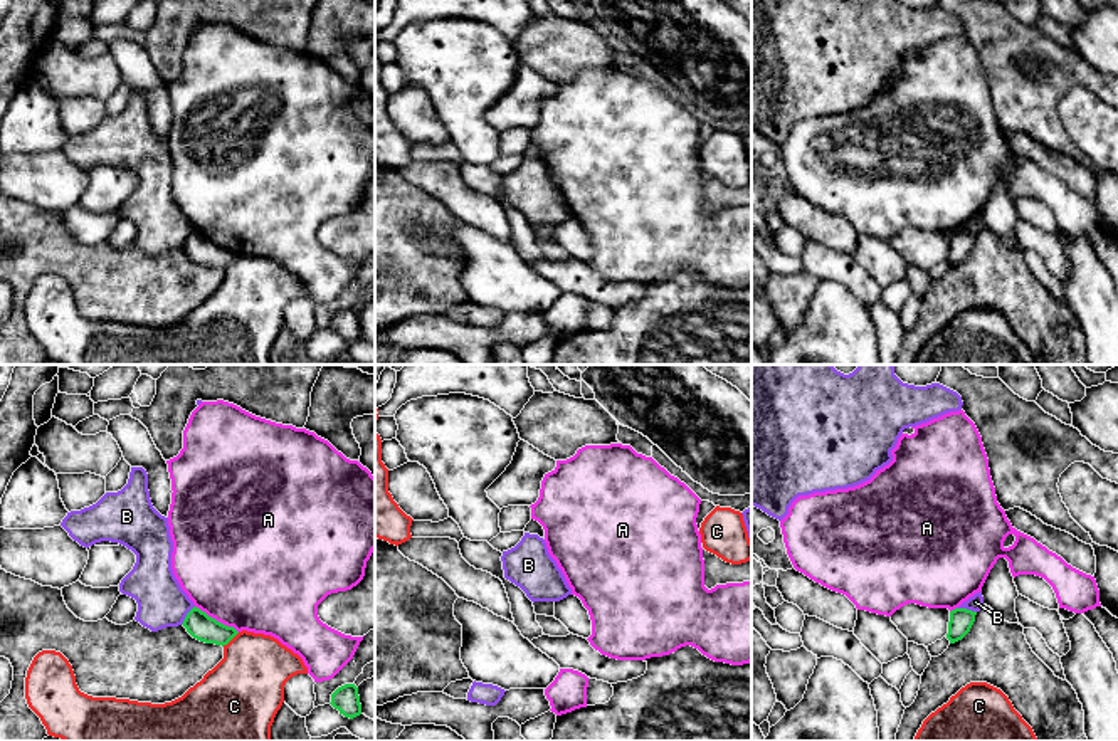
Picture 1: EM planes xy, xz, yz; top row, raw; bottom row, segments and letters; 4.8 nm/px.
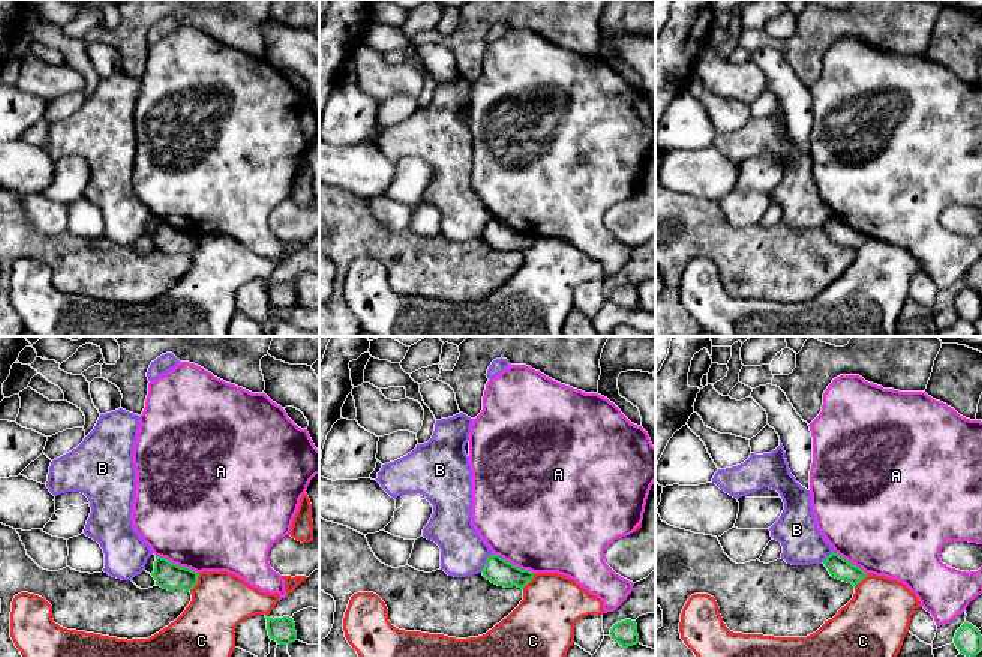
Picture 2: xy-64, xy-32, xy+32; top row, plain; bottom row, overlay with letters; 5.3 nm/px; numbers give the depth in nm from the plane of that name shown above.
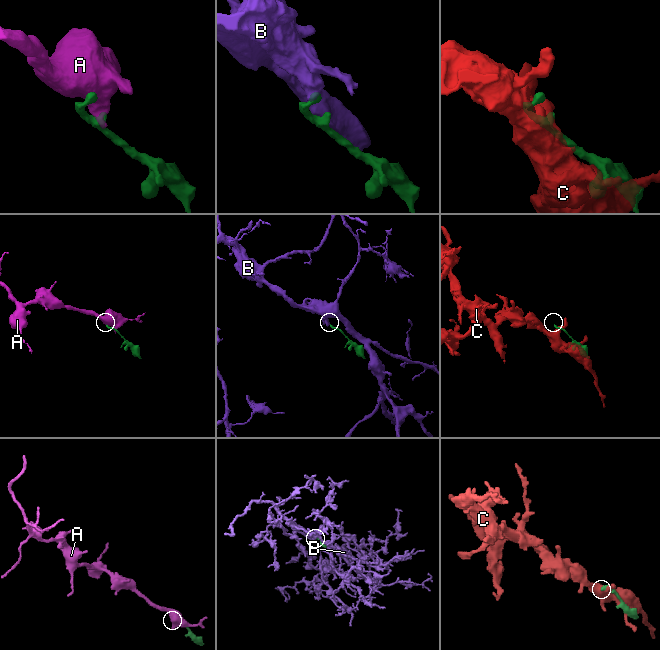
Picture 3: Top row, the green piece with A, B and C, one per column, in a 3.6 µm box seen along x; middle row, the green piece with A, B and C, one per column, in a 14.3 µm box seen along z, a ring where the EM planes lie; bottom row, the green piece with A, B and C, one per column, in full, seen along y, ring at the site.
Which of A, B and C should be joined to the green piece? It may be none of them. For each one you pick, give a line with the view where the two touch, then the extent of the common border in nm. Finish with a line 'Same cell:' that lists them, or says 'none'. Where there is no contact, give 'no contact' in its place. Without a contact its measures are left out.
Same cell: none

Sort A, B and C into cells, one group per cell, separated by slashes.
A / B / C

